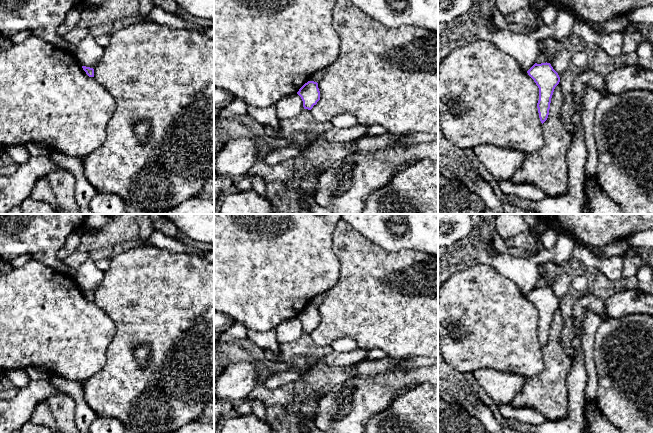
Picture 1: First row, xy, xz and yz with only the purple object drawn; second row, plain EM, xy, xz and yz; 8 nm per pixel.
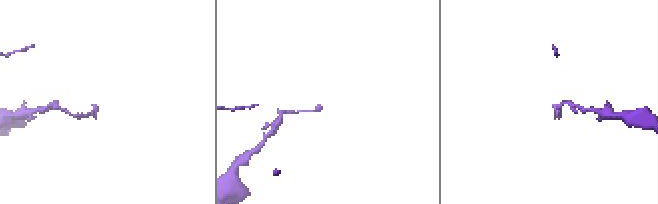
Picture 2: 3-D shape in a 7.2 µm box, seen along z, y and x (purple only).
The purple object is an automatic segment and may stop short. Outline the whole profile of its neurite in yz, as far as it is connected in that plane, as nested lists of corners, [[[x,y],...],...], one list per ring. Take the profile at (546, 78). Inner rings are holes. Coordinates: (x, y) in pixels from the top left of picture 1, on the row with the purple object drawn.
[[[547,62],[535,63],[527,73],[539,88],[537,108],[540,121],[543,124],[548,118],[551,98],[555,87],[560,82],[560,77],[551,64]]]

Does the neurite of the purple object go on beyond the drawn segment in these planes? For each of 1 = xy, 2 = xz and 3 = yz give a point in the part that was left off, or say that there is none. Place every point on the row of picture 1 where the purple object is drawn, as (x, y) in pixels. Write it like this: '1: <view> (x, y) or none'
1: none
2: none
3: none

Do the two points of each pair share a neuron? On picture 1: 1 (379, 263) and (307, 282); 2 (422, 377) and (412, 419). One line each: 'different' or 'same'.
1: different
2: different

